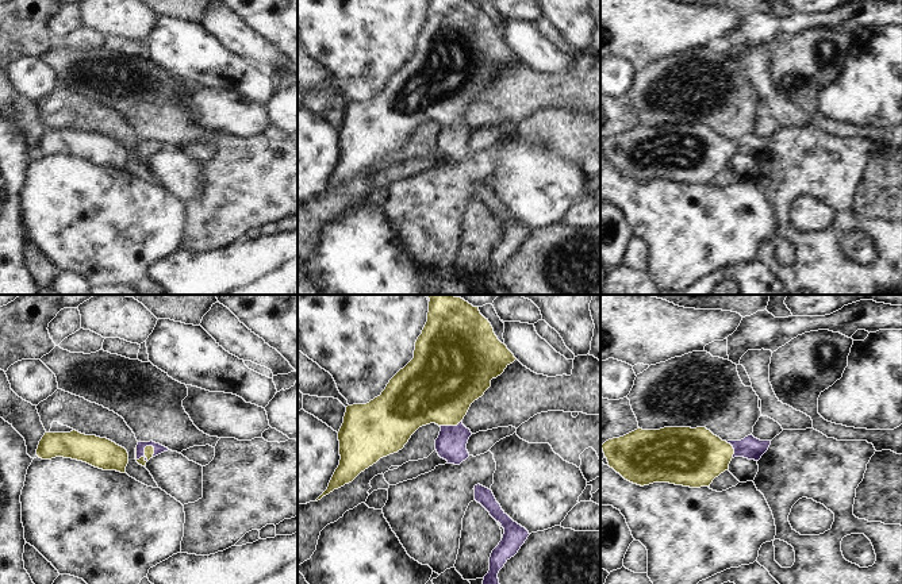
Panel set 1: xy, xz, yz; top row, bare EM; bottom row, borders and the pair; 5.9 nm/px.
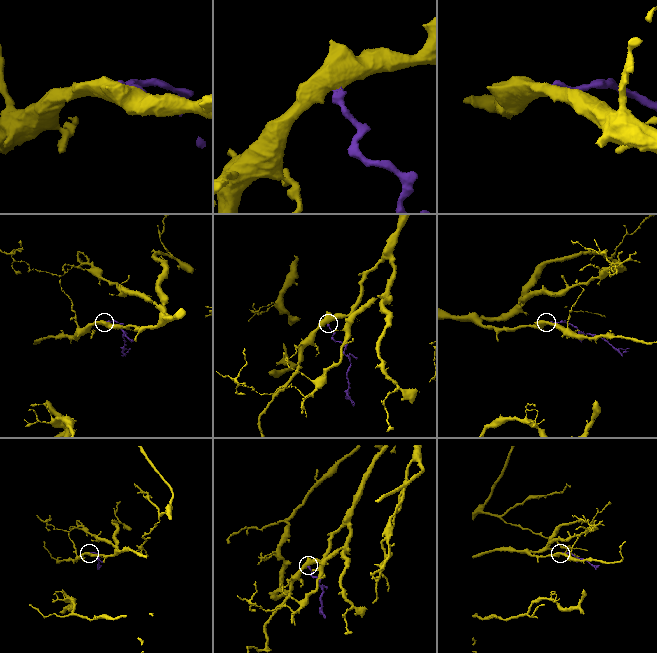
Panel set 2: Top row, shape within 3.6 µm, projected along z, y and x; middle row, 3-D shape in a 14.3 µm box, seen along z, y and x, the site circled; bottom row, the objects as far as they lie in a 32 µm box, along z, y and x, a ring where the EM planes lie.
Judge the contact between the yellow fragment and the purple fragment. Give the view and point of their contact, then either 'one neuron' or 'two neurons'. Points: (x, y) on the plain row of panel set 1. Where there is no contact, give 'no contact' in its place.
xy (145, 148) | one neuron

